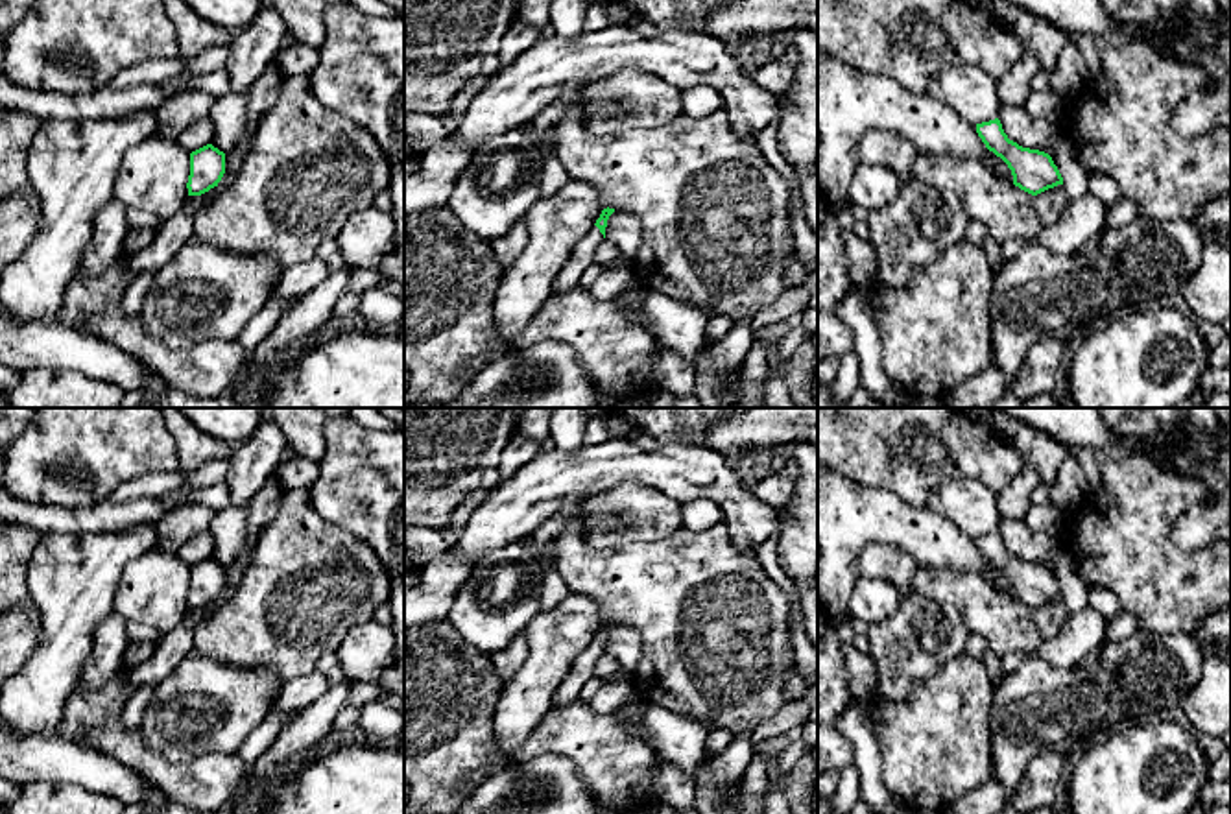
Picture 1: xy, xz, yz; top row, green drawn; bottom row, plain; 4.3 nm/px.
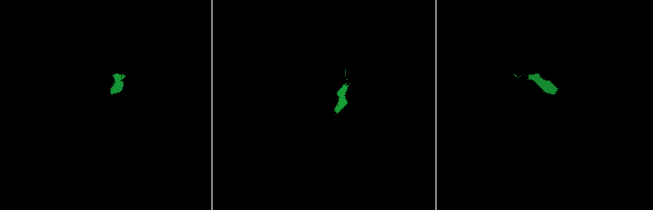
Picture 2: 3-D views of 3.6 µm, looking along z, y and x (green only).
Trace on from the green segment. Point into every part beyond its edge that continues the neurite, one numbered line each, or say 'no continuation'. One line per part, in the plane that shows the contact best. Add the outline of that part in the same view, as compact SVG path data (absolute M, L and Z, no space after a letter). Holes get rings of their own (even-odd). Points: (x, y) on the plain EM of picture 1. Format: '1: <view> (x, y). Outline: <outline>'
1: xz (582, 670). Outline: M596 639L583 652L578 653L570 666L570 672L554 694L556 707L567 705L580 696L583 685L594 676L594 664L604 653L605 652Z

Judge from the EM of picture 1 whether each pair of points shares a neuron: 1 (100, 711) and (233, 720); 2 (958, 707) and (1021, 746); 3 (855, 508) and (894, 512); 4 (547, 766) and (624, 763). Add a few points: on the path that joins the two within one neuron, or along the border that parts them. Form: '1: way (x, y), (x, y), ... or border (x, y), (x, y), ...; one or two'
1: border (139, 728), (144, 742), (167, 761); two
2: border (995, 685), (991, 700), (991, 772); two
3: way (864, 512), (884, 512); one
4: border (530, 759), (565, 755), (593, 794); two

